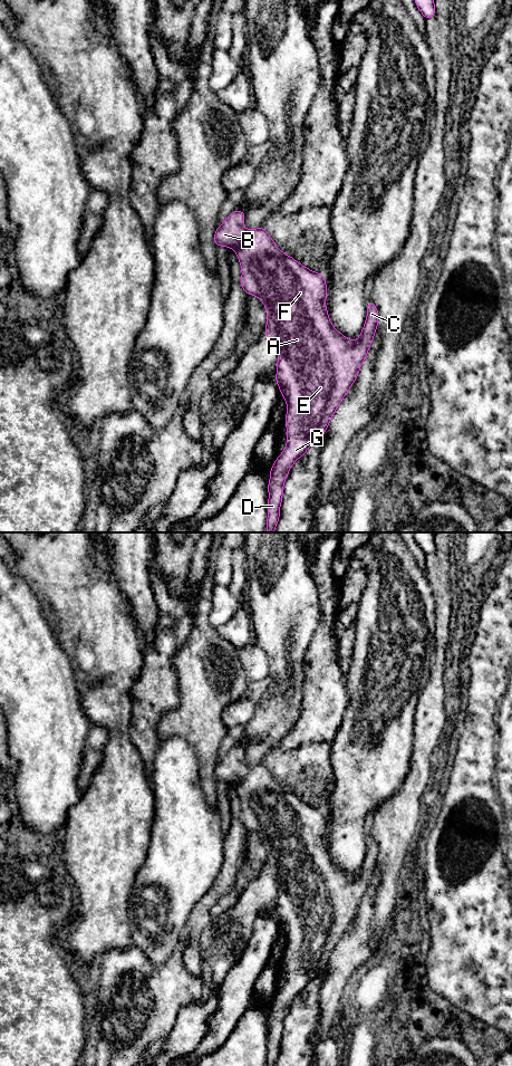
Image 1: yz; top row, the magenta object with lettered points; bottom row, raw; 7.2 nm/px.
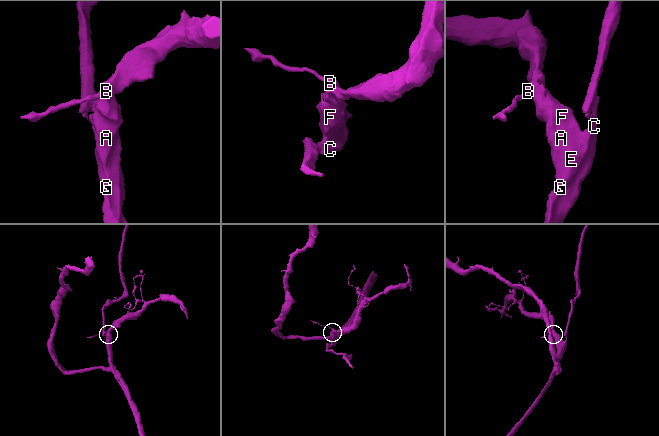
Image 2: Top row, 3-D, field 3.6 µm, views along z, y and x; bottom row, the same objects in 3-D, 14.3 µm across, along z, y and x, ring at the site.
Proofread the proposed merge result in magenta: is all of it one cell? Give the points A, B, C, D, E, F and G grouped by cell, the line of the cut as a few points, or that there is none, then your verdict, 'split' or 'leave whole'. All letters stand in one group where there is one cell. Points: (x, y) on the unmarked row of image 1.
A B C D E F G | no cut | leave whole

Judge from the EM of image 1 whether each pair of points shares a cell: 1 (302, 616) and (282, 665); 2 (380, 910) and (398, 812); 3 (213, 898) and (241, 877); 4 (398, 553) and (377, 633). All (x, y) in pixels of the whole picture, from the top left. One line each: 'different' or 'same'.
1: same
2: same
3: different
4: same

